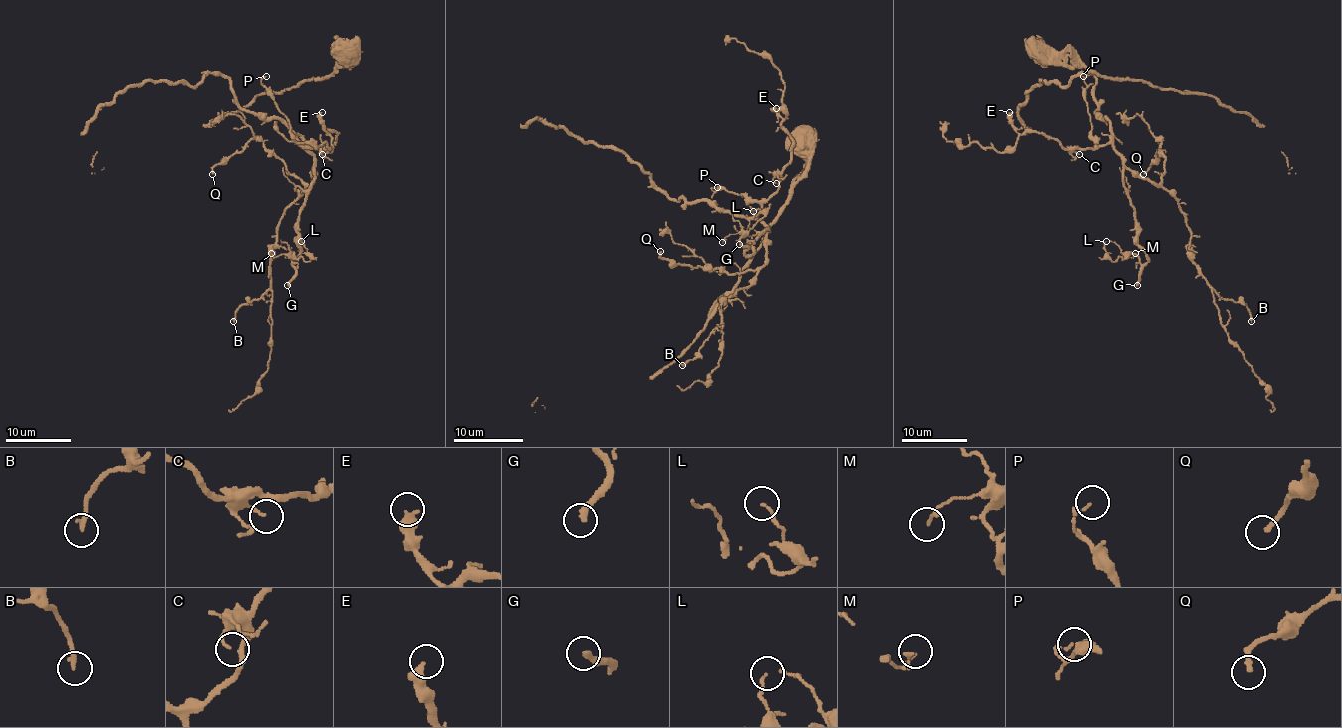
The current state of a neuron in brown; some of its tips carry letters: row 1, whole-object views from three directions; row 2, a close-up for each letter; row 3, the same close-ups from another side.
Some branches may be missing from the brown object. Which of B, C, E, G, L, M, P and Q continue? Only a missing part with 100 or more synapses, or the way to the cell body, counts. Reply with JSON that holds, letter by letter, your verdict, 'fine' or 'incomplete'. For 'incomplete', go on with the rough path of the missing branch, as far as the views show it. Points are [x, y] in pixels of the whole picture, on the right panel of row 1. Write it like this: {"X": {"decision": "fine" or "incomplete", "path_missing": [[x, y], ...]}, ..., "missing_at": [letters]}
{"B": {"decision": "fine"}, "C": {"decision": "fine"}, "E": {"decision": "fine"}, "G": {"decision": "incomplete", "path_missing": [[1137, 285], [1109, 312], [1071, 320], [1063, 315], [1050, 315], [1048, 310], [1042, 315], [1030, 303], [1032, 294]]}, "L": {"decision": "fine"}, "M": {"decision": "fine"}, "P": {"decision": "fine"}, "Q": {"decision": "fine"}, "missing_at": ["G"]}

